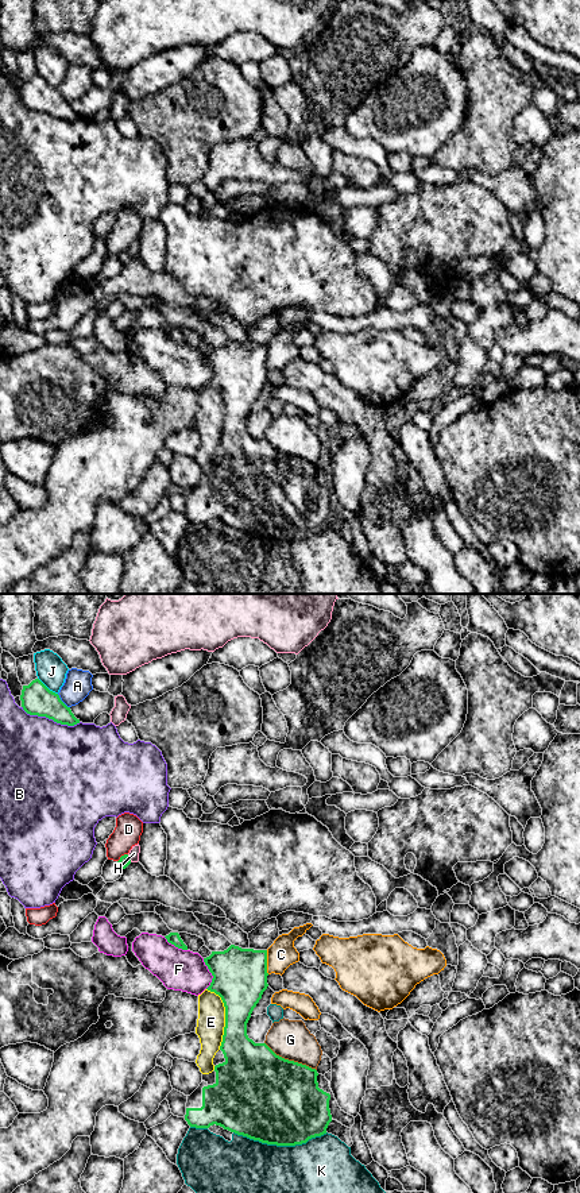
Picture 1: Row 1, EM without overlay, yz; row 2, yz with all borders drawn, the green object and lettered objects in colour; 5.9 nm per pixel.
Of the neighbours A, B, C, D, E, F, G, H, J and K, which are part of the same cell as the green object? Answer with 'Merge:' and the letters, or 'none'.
Merge: none

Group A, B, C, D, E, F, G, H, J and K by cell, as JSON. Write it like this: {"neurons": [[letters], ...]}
{"neurons": [["A"], ["B"], ["C"], ["D"], ["E"], ["F"], ["G"], ["H"], ["J"], ["K"]]}

